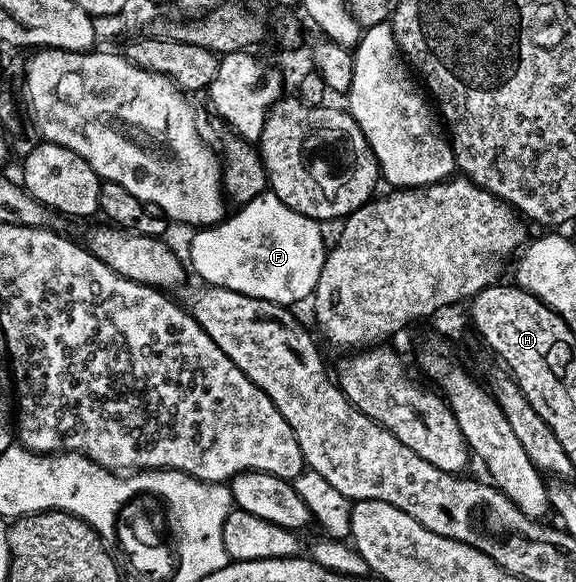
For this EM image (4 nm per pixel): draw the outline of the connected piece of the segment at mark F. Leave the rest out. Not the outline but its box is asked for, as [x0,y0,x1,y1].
[186,189,328,307]

